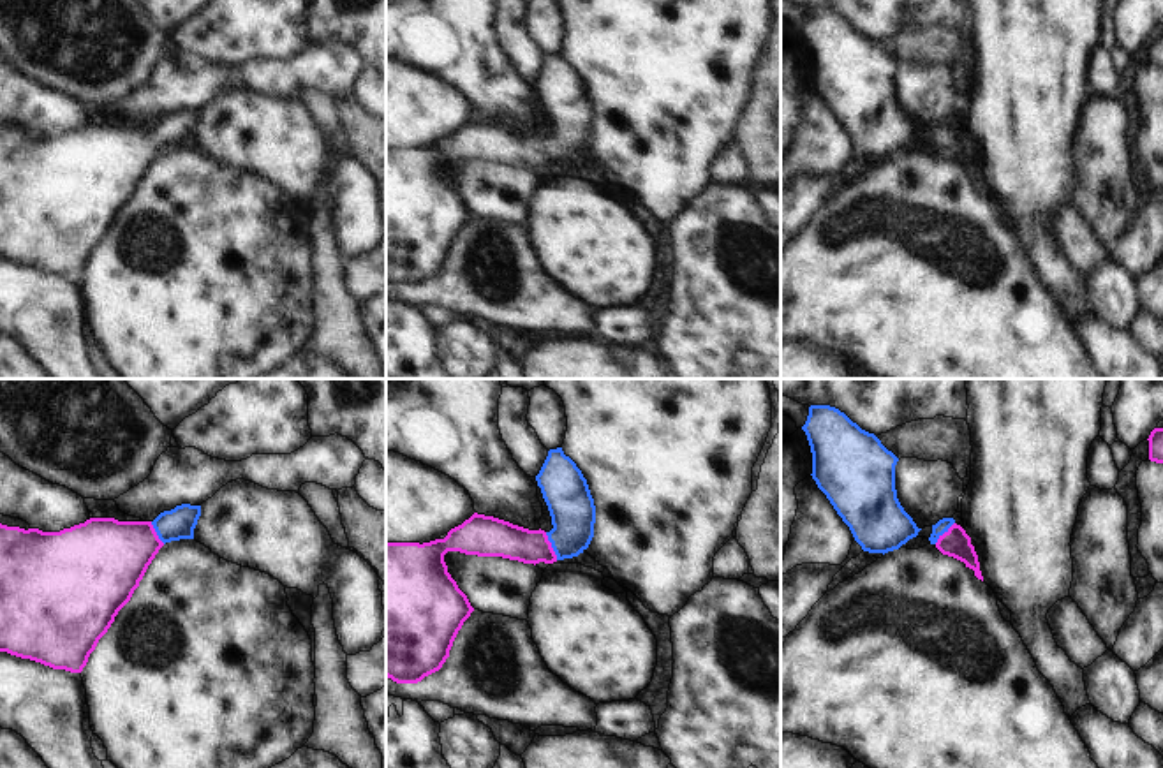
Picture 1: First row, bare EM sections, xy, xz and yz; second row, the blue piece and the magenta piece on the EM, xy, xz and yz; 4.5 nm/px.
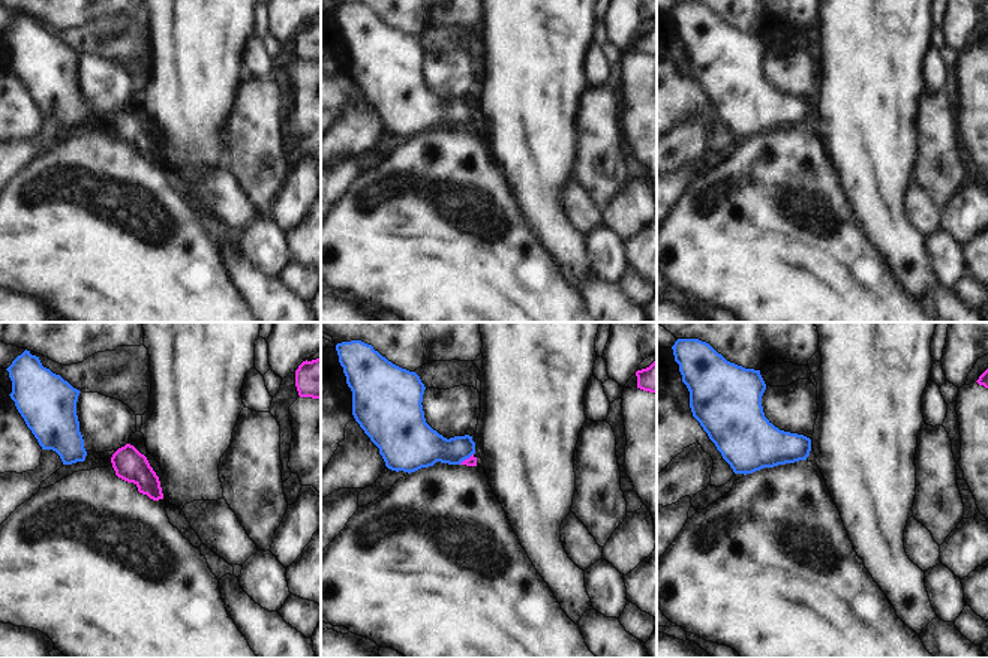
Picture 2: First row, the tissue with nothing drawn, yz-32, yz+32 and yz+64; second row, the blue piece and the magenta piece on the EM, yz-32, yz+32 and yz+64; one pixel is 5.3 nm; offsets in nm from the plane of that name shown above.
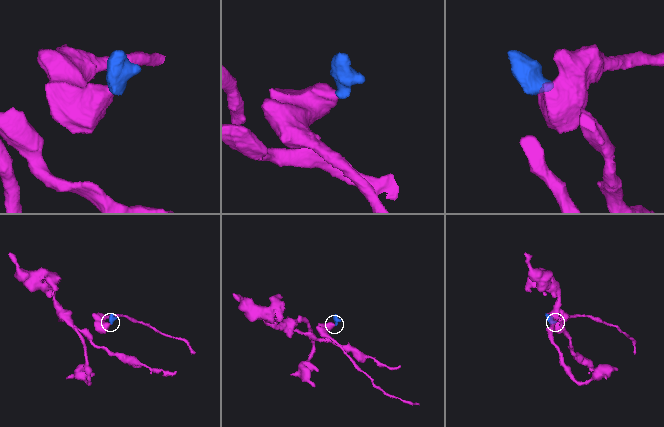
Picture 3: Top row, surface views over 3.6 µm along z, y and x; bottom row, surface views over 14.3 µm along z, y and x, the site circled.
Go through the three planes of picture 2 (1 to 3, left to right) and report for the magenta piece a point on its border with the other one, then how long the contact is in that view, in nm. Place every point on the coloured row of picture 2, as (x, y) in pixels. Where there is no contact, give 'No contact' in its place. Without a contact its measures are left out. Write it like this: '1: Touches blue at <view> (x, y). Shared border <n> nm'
1: No contact
2: Touches blue at yz+32 (465, 459). Shared border 100 nm
3: No contact.

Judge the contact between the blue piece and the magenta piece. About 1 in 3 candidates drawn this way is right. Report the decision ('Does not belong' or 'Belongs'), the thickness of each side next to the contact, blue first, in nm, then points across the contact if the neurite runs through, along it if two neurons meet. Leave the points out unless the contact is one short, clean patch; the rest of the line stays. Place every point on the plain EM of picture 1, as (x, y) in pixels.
Belongs. Thickness 200 nm (blue) against 170 nm. Path across: xz (566, 99), (566, 138), (552, 152), (525, 152), (499, 143).

